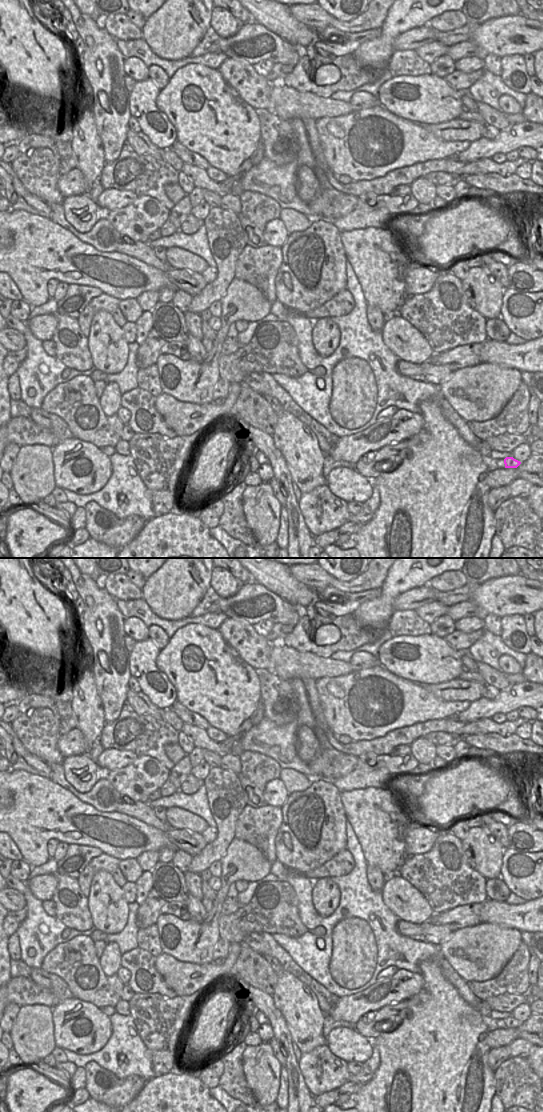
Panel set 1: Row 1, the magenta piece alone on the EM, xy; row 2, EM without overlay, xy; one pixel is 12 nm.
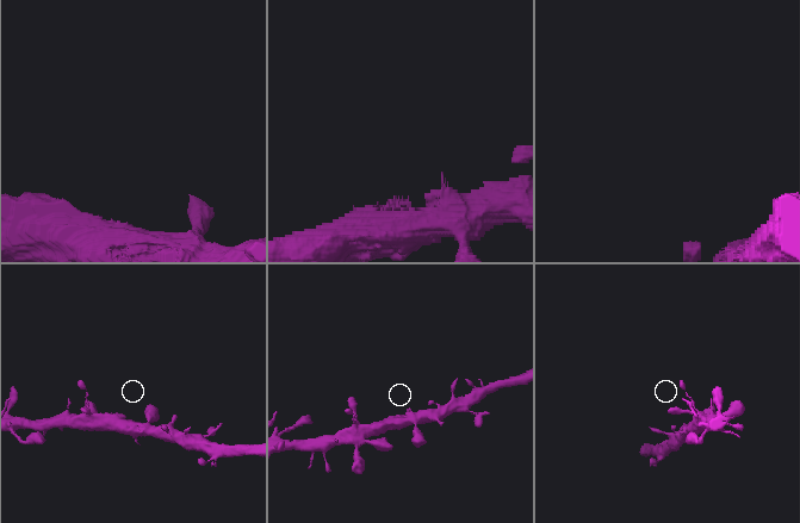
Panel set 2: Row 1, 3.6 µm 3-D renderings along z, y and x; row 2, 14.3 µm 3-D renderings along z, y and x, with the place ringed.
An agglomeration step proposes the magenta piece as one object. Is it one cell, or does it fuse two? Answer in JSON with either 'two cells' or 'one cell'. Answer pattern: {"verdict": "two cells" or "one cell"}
{"verdict": "one cell"}

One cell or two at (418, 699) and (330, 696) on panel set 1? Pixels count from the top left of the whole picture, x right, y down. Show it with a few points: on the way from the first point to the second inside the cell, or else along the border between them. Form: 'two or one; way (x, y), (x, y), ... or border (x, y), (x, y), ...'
one; way (396, 683), (375, 673), (359, 676), (352, 681)

